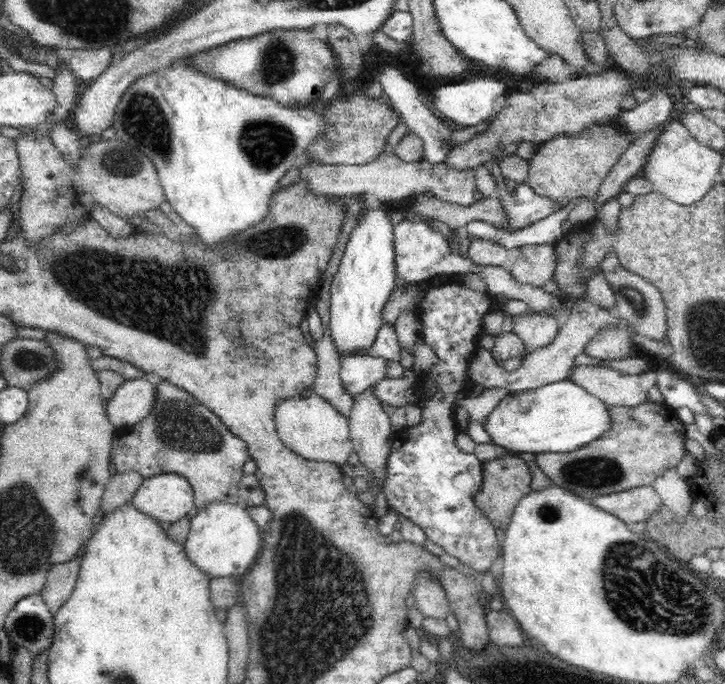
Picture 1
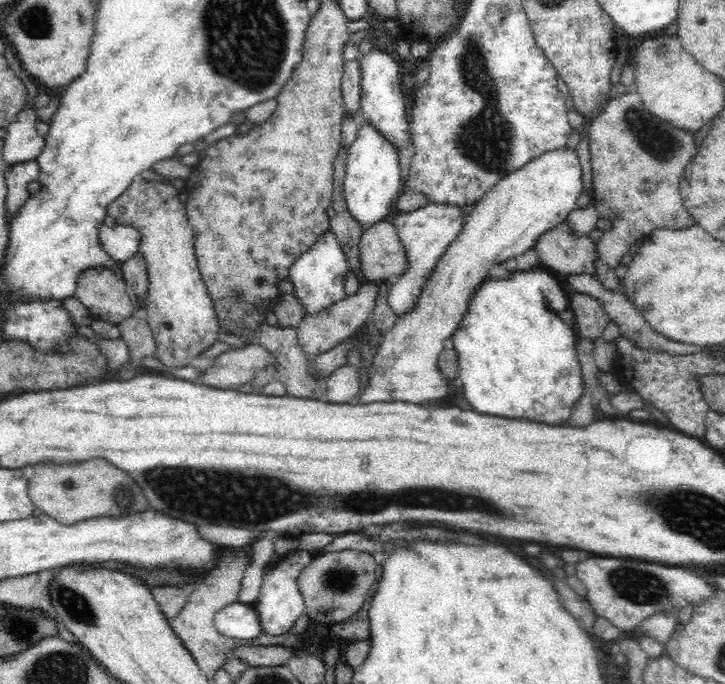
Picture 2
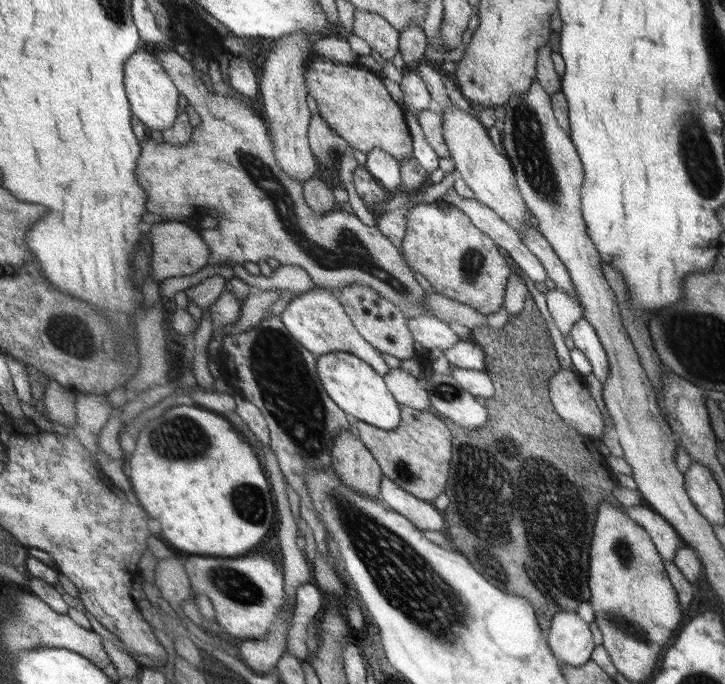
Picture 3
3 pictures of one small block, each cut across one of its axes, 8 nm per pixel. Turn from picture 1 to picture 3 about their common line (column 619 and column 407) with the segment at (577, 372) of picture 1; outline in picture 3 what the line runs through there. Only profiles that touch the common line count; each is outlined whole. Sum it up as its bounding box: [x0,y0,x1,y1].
[385,368,432,410]

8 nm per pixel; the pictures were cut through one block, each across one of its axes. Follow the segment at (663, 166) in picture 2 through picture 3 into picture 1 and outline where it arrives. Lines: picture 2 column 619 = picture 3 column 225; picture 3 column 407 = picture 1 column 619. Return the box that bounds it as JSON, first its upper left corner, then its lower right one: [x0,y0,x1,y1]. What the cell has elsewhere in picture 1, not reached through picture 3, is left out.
[604,266,668,342]

